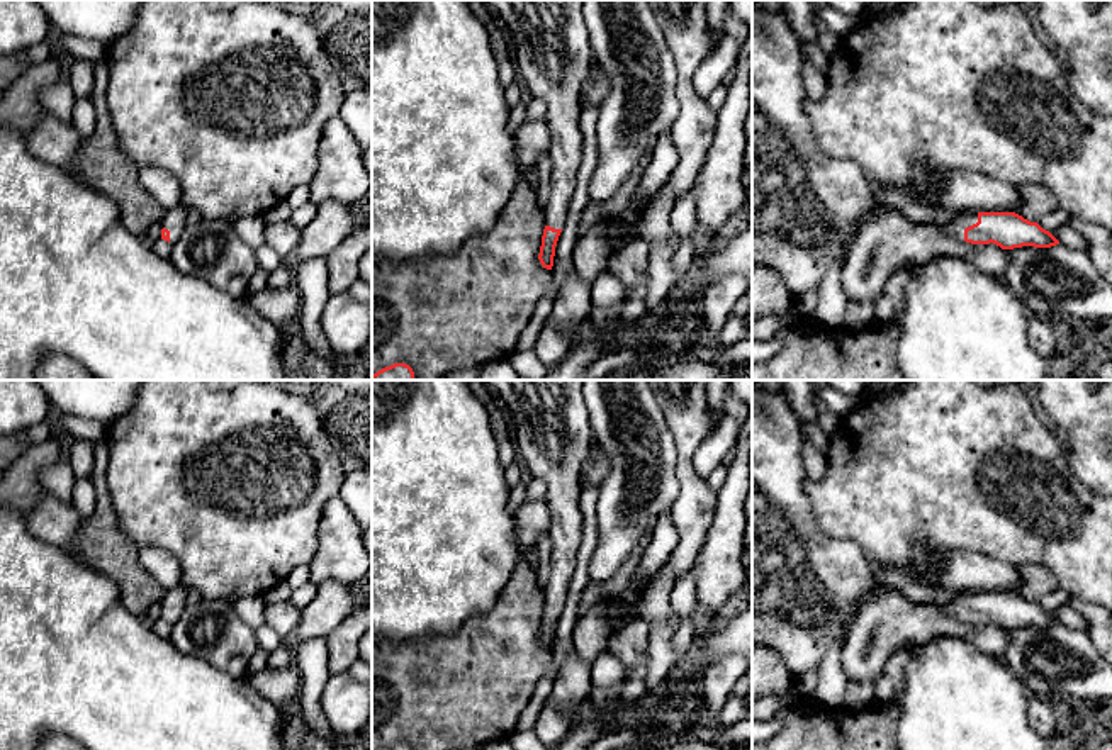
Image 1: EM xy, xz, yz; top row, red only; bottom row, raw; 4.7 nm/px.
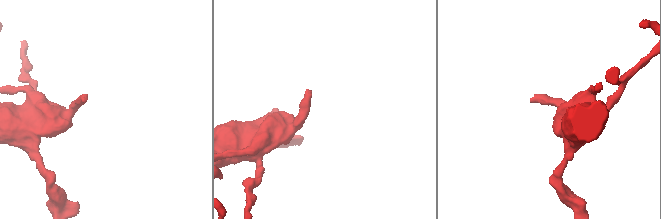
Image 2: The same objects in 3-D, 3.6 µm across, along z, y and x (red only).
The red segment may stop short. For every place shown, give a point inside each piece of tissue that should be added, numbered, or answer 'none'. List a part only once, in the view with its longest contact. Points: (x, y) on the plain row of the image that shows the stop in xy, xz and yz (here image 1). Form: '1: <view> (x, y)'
1: yz (963, 599)

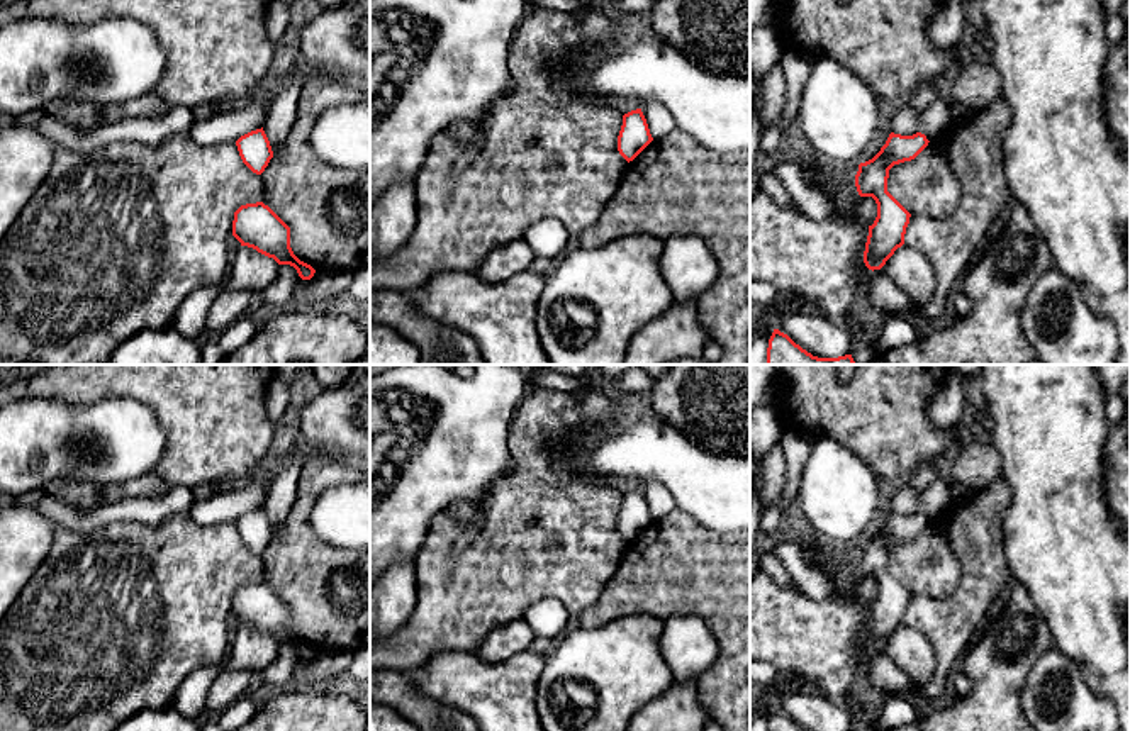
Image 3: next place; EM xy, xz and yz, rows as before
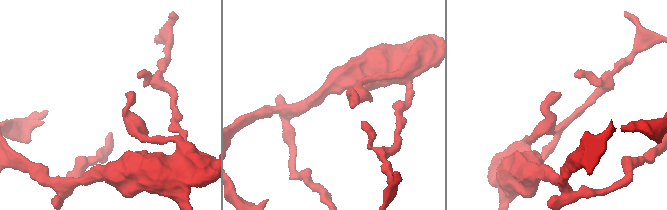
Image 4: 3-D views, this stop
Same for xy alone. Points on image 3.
none

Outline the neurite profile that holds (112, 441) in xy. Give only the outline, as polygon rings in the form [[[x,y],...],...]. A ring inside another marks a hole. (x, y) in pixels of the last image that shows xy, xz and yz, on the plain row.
[[[31,397],[0,407],[0,492],[12,497],[54,480],[122,485],[149,473],[165,449],[158,416],[131,397],[88,405]]]

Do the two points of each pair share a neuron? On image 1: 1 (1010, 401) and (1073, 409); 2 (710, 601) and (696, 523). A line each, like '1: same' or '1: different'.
1: different
2: different

